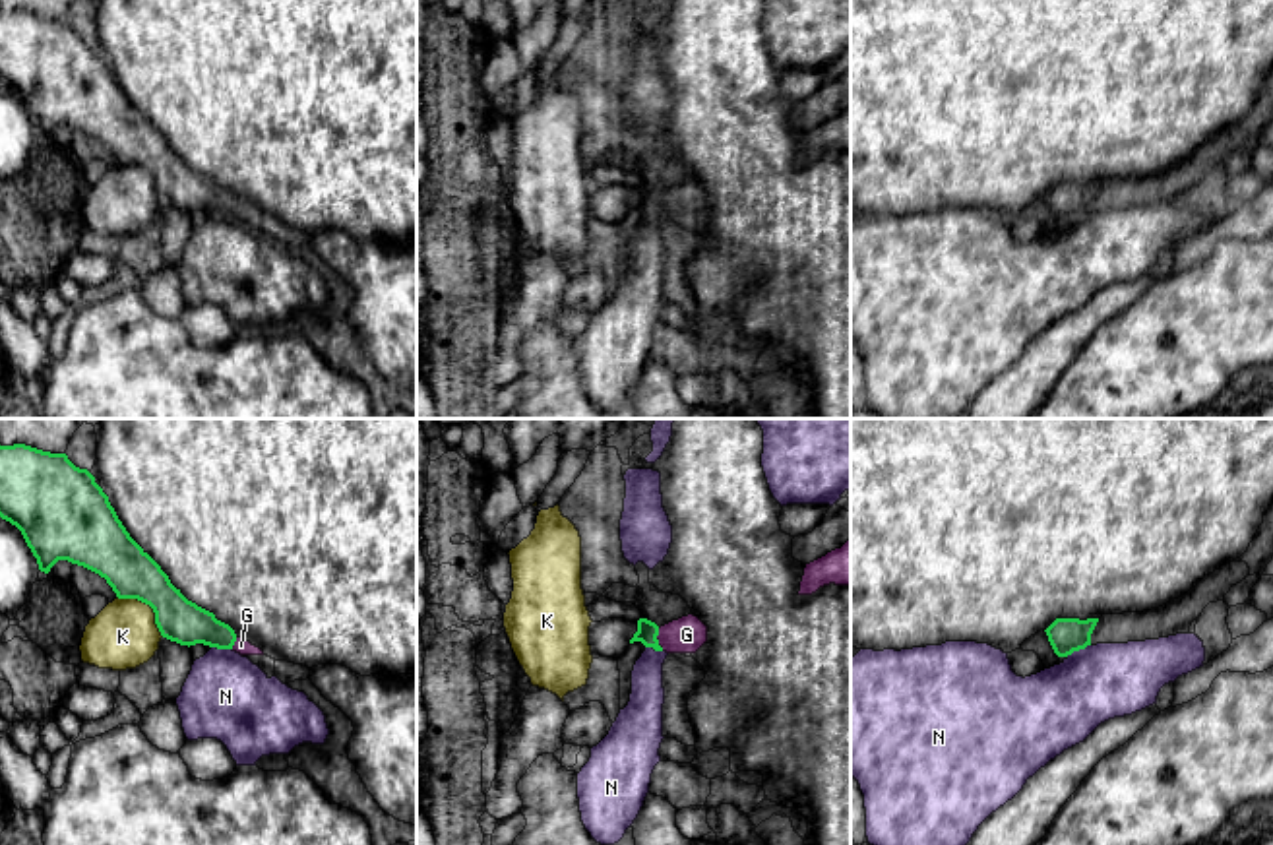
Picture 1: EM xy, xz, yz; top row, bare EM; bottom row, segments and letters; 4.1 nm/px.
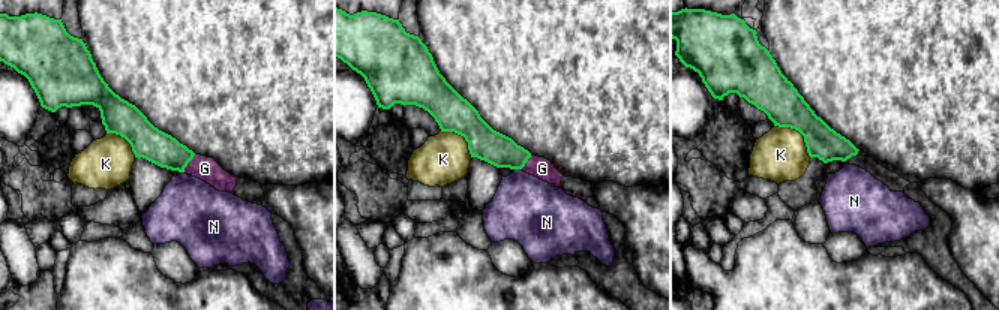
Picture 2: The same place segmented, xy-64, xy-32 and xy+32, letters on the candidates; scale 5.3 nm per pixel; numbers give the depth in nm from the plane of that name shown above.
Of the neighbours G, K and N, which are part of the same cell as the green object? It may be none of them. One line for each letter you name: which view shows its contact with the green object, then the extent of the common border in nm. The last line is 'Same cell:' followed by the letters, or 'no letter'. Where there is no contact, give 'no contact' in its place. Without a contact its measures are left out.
G: contact in xz; length 100 nm
Same cell: G

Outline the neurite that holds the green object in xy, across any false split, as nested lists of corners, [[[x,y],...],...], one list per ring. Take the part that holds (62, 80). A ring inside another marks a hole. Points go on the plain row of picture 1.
[[[25,10],[0,12],[0,83],[16,91],[39,136],[48,140],[58,126],[83,132],[112,153],[118,165],[138,165],[155,178],[163,203],[180,211],[203,209],[240,221],[264,221],[213,178],[188,167],[161,132],[130,103],[109,62],[87,35],[76,33],[66,19],[50,19]]]

